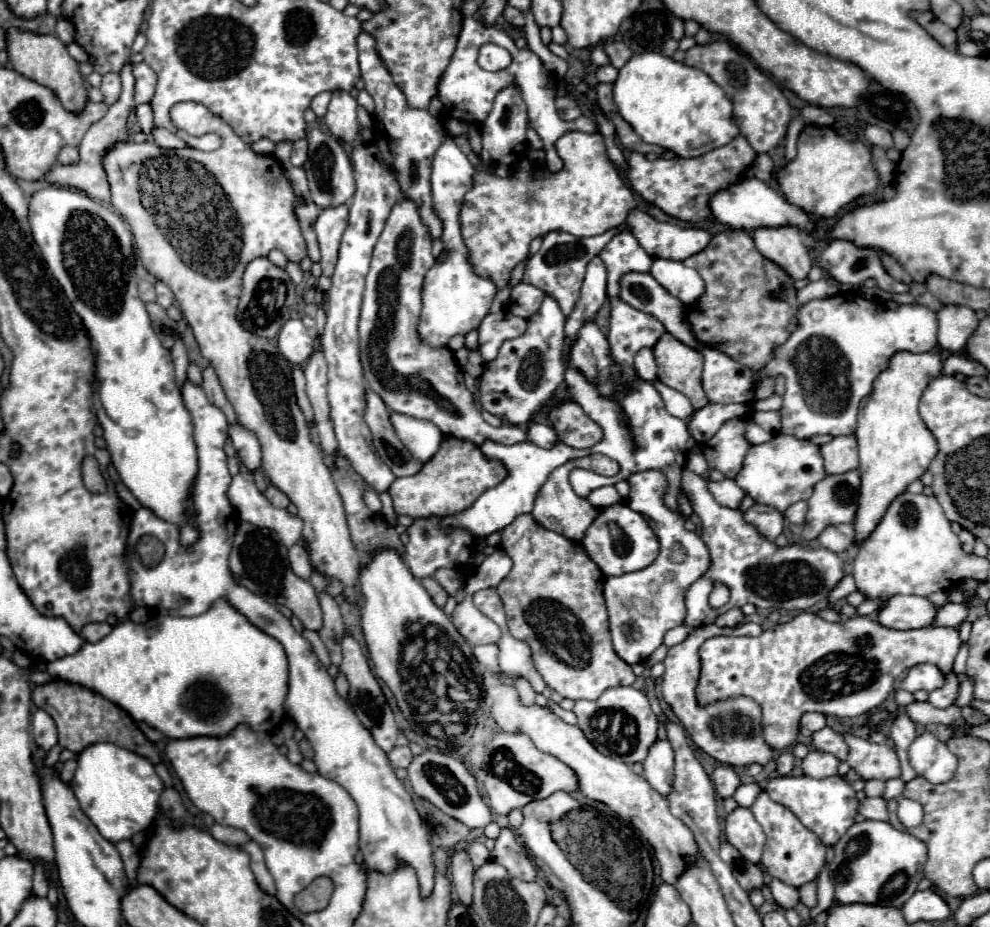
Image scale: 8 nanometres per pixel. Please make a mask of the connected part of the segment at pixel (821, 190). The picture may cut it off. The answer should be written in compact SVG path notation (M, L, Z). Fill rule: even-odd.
M806 125L798 139L798 155L776 171L780 191L788 203L806 211L816 223L820 219L836 217L846 205L864 195L874 195L880 177L872 165L870 149L862 143L842 139L832 127Z

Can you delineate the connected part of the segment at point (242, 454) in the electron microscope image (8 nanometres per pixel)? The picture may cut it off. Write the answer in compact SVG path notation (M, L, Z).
M234 423L234 425L230 425L228 435L230 435L230 439L232 439L232 445L236 447L238 459L240 459L250 471L258 469L258 467L260 467L260 443L258 443L256 433L250 431L248 427L240 425L240 423Z

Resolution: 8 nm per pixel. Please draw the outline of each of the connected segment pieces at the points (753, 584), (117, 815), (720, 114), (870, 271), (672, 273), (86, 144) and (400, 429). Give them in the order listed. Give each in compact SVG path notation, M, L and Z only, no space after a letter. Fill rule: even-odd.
M690 469L682 471L682 491L702 521L702 541L706 543L712 559L708 571L684 591L686 625L698 627L714 623L718 615L746 603L762 609L808 611L812 605L826 599L828 593L846 575L844 561L834 551L806 545L790 545L778 549L774 543L766 541L754 525L744 523L742 511L718 505L706 487L706 481L700 475L694 475ZM714 581L720 581L730 589L730 601L720 609L708 607L708 595Z
M94 743L86 747L78 755L78 769L72 779L72 791L82 811L110 843L130 839L154 823L162 787L164 783L148 759L114 743Z
M656 51L630 57L614 81L614 103L620 115L646 141L674 151L678 157L698 157L740 137L732 103L704 71L688 67Z
M834 239L822 253L820 257L820 267L834 277L838 283L846 283L846 285L862 285L866 279L874 279L878 283L880 289L890 291L890 293L906 293L908 285L896 281L894 277L888 275L888 271L884 269L882 261L880 261L880 251L872 249L872 247L858 247L852 241L840 241Z
M654 259L650 273L666 291L686 305L694 303L704 293L704 281L700 275L680 261Z
M126 61L120 69L120 79L122 79L122 93L120 93L120 99L110 105L108 113L104 115L104 119L100 119L98 123L94 123L88 133L84 135L82 143L78 145L78 151L80 151L80 159L78 163L72 163L72 165L54 165L46 175L44 179L48 183L54 183L54 185L62 185L62 187L76 187L84 193L88 193L94 201L100 201L100 203L108 203L110 201L110 189L108 189L108 179L106 179L106 173L102 169L102 163L100 159L104 157L106 149L110 145L114 145L116 141L122 141L122 139L128 139L128 131L126 131L126 119L134 107L134 75L132 75L132 61Z
M392 413L390 421L396 429L398 439L404 443L410 455L418 459L422 465L426 465L438 451L438 445L444 437L442 431L430 421L414 419L414 417L400 415L400 413Z

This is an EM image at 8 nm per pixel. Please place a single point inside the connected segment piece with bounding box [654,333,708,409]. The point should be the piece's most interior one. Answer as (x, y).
(679, 366)

